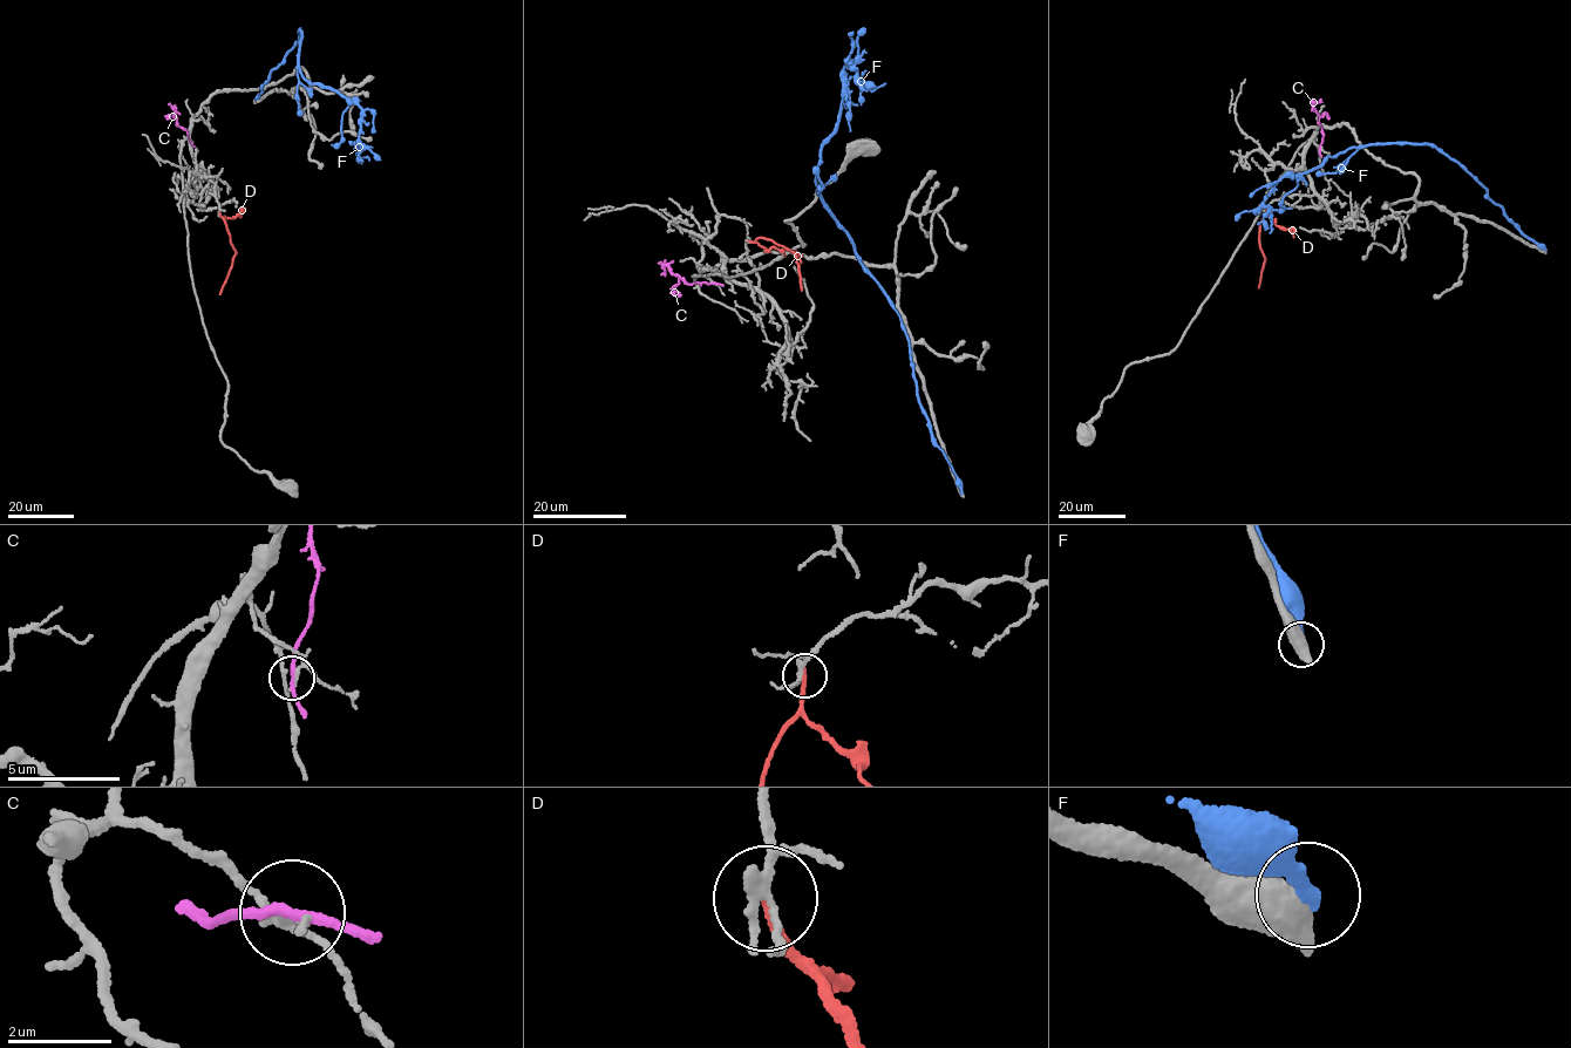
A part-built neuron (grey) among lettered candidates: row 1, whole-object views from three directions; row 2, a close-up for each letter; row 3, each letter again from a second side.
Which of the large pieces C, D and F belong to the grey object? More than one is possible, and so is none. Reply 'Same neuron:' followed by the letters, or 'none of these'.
Same neuron: none of these

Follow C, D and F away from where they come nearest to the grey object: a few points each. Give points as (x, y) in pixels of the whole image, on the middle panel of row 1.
C: (715, 283), (687, 284), (665, 265), (661, 273)
D: (749, 242), (761, 237), (772, 239), (796, 256), (801, 290)
F: (961, 492), (920, 407), (896, 310), (816, 181), (837, 120), (843, 67), (868, 90), (885, 83)

